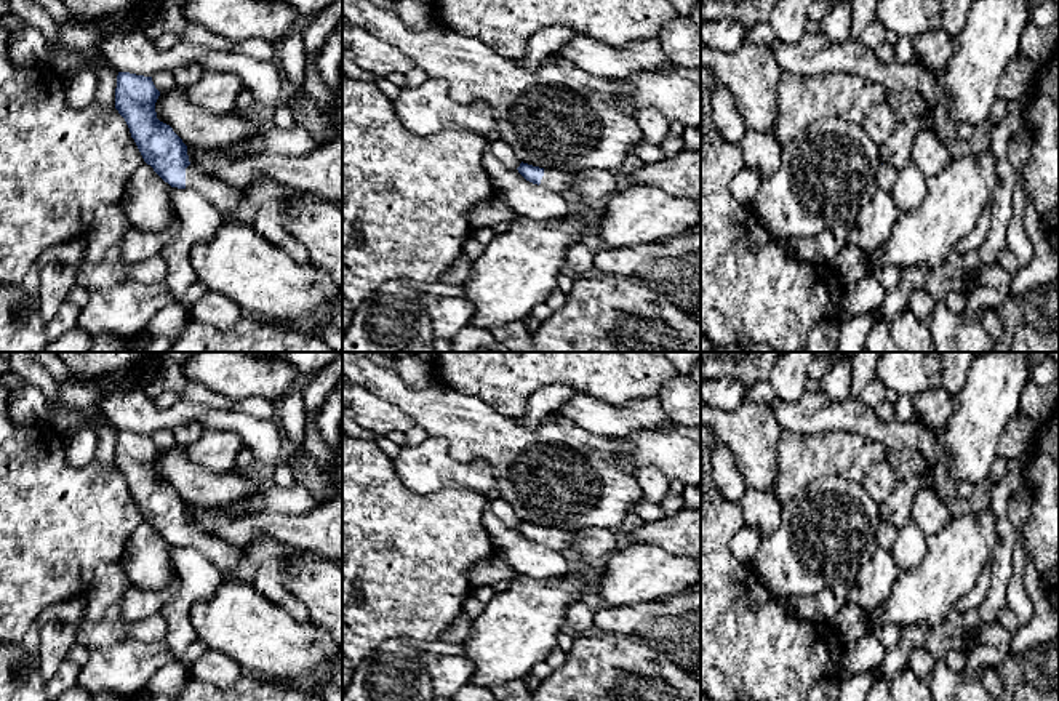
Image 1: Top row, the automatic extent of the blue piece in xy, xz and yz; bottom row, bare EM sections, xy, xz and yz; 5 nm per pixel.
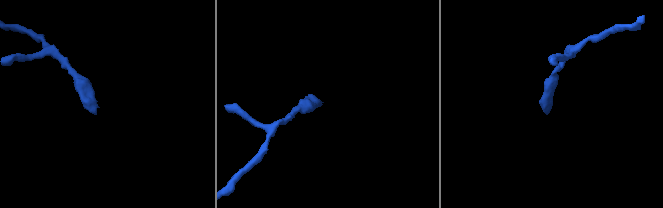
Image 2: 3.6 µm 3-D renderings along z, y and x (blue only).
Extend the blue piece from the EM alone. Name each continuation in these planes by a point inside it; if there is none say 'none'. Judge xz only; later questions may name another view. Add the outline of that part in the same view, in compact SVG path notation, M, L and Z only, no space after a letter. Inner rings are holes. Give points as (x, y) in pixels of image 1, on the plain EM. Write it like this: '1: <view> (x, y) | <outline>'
1: xz (555, 538) | M544 527L541 544L563 552L576 541L576 530L561 530L557 527Z

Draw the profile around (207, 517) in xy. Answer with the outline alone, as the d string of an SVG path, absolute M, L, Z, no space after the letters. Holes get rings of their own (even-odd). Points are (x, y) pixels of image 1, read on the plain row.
M342 496L315 503L302 514L258 512L246 519L221 519L214 507L187 504L202 530L248 551L261 546L296 547L342 565Z

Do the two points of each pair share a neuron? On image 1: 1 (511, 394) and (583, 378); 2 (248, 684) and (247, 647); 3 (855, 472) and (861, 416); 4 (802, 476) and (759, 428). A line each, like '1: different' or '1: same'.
1: same
2: different
3: different
4: different

